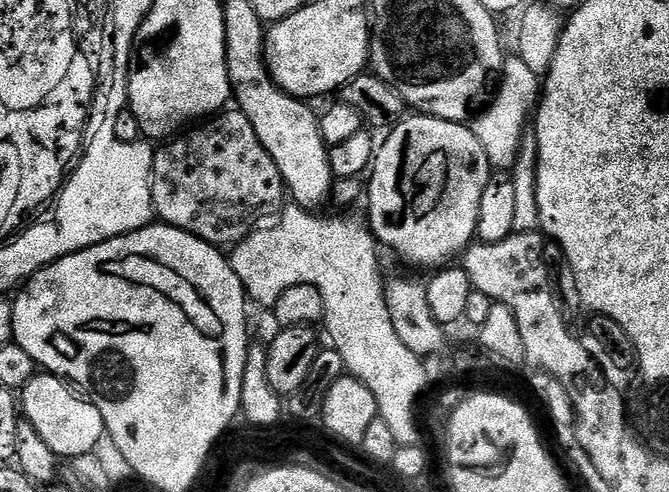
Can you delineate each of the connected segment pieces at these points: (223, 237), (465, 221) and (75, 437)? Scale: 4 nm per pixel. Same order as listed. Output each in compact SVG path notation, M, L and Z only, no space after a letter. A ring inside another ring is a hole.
M239 110L221 111L155 149L152 158L155 215L171 228L181 228L208 244L241 244L248 237L249 226L279 216L285 203L282 174L274 166L274 158L266 154L266 146L258 142L250 118Z
M412 114L400 121L395 128L387 133L388 136L384 140L384 145L377 147L374 152L374 159L370 169L370 177L366 184L366 201L368 200L368 216L367 223L372 229L373 236L381 245L384 244L388 248L393 248L402 259L408 264L413 264L416 268L432 268L439 269L441 266L447 265L449 262L461 255L477 239L476 227L478 226L478 205L482 202L482 190L486 190L488 180L492 177L494 171L491 164L486 158L486 150L482 150L478 138L472 132L471 127L467 123L455 124L449 120L439 120L427 114Z
M38 374L22 389L22 416L38 430L42 442L58 458L75 458L95 453L106 436L102 414L69 381L51 374Z

